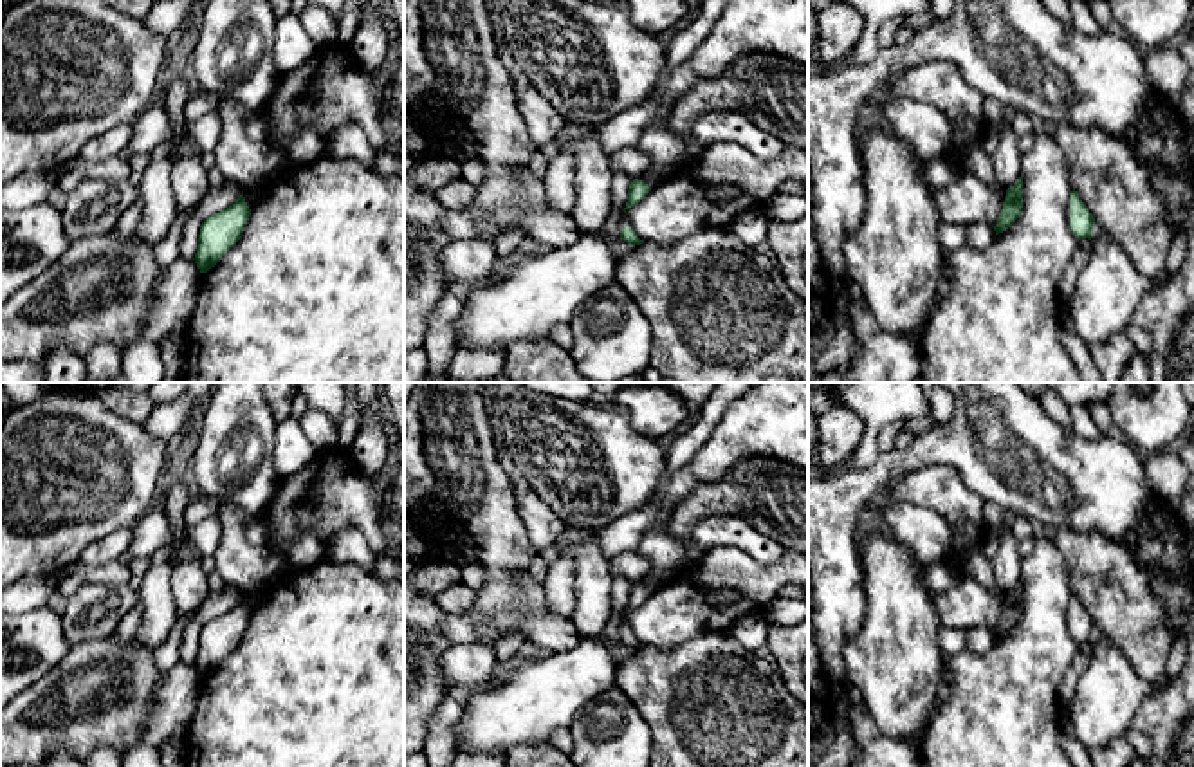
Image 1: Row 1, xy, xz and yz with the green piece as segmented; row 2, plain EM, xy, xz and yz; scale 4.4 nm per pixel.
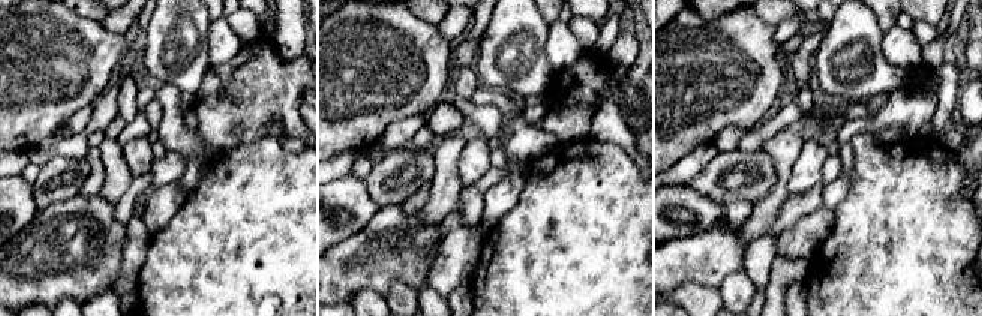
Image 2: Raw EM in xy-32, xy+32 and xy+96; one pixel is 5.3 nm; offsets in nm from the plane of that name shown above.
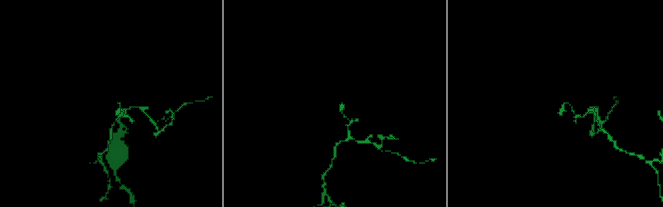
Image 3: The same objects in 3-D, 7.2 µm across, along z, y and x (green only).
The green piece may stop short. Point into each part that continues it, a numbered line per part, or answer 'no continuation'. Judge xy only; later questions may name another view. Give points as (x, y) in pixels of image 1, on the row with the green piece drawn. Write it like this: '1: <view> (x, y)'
no continuation

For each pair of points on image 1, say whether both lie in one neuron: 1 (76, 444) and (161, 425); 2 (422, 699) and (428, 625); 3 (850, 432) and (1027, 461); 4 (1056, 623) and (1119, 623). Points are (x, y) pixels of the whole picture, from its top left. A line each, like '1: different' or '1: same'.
1: different
2: same
3: different
4: different

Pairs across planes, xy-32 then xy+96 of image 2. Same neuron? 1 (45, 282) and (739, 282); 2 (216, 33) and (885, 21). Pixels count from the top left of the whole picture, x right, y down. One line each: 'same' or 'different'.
1: different
2: different

